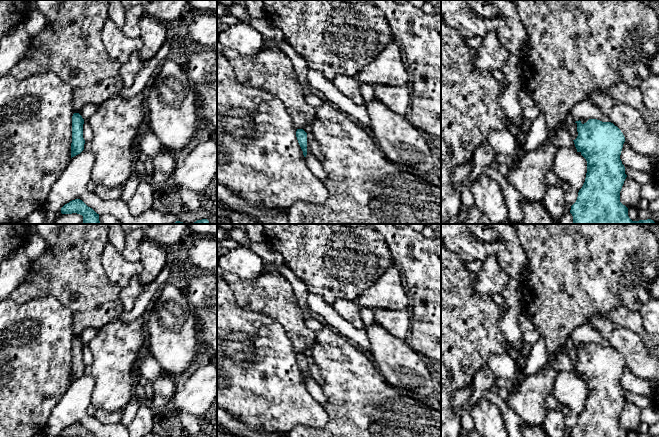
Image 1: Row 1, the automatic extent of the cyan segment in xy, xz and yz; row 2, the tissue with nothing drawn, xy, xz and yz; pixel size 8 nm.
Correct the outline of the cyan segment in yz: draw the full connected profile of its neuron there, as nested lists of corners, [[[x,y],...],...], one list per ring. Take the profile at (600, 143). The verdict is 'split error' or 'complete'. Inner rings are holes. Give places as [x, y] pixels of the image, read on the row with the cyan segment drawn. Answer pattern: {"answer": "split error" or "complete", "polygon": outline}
{"answer": "complete", "polygon": [[[589,119],[582,124],[576,121],[578,136],[574,141],[577,152],[587,161],[585,182],[578,192],[576,202],[571,206],[573,224],[656,224],[653,220],[632,221],[628,208],[620,202],[620,191],[627,177],[620,159],[625,137],[611,122]]]}

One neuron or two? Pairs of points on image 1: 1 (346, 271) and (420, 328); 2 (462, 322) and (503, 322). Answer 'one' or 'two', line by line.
1: two
2: two

